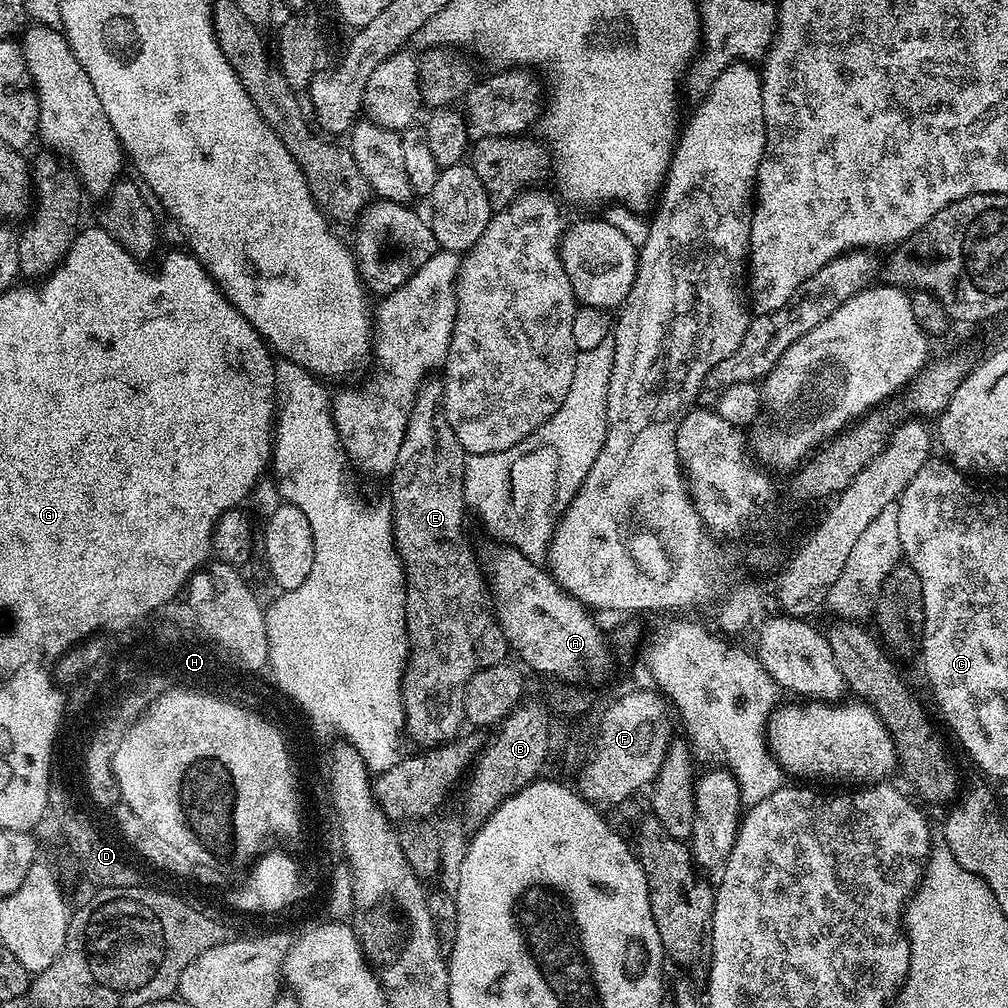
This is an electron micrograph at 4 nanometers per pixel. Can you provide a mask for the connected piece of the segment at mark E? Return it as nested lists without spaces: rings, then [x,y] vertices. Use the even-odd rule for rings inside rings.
[[[429,378],[420,385],[416,392],[416,401],[412,407],[412,413],[408,419],[408,428],[404,432],[404,441],[398,450],[398,462],[396,468],[390,473],[392,480],[392,533],[396,549],[400,555],[400,561],[404,567],[404,581],[406,582],[406,626],[408,627],[408,668],[404,671],[404,686],[400,689],[404,699],[404,726],[407,735],[413,736],[420,746],[439,746],[447,744],[449,740],[455,740],[461,735],[465,727],[466,717],[464,714],[464,687],[470,682],[470,678],[480,668],[489,668],[501,663],[505,659],[504,655],[509,655],[510,649],[506,638],[500,629],[500,623],[496,620],[496,610],[490,585],[484,575],[481,561],[476,561],[476,556],[472,553],[472,548],[468,545],[468,540],[464,537],[464,512],[466,513],[466,501],[464,499],[464,457],[466,455],[462,442],[458,442],[458,434],[450,430],[450,422],[446,418],[443,410],[444,403],[444,381],[440,378]]]

